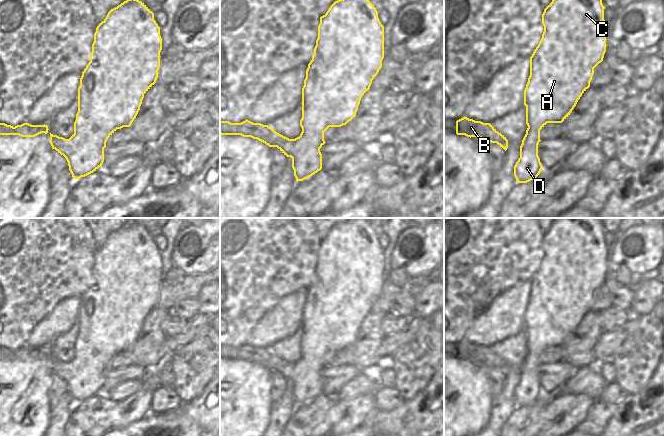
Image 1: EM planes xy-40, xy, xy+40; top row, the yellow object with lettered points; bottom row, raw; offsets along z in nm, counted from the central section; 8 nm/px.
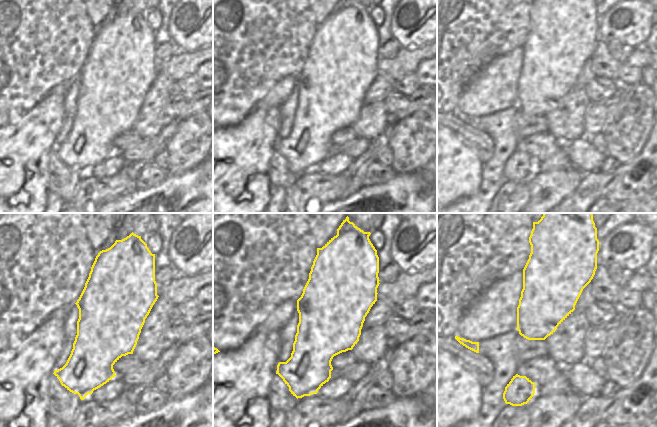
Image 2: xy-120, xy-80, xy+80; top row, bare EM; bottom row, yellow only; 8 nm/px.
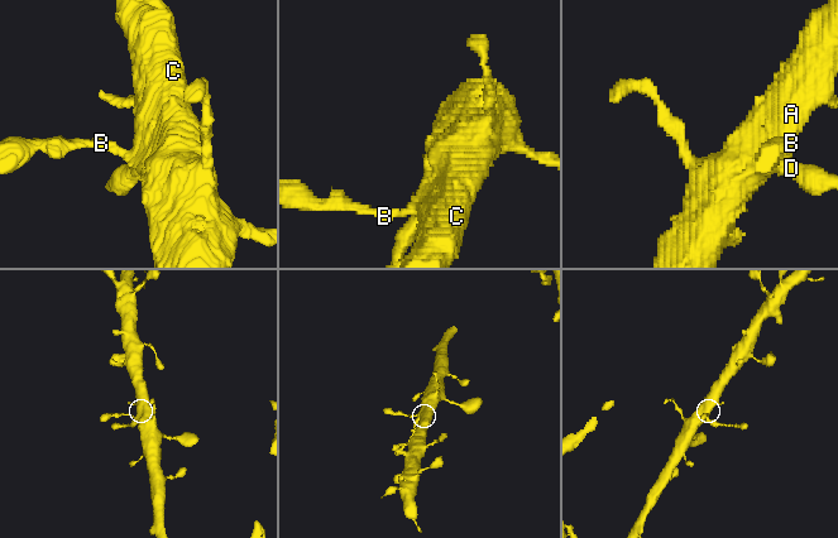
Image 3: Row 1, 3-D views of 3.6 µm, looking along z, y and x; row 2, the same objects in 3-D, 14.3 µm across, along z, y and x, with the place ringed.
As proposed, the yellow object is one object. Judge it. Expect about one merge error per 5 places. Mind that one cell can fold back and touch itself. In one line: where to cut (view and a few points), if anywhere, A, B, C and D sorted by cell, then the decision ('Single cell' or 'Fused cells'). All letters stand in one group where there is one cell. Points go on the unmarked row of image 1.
No split. Groups: A B C D. Single cell

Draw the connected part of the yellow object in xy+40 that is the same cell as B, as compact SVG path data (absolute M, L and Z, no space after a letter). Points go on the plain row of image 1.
M463 341L456 345L456 358L467 361L479 361L491 367L497 367L505 375L508 372L508 364L504 359L499 357L490 347L475 345Z

